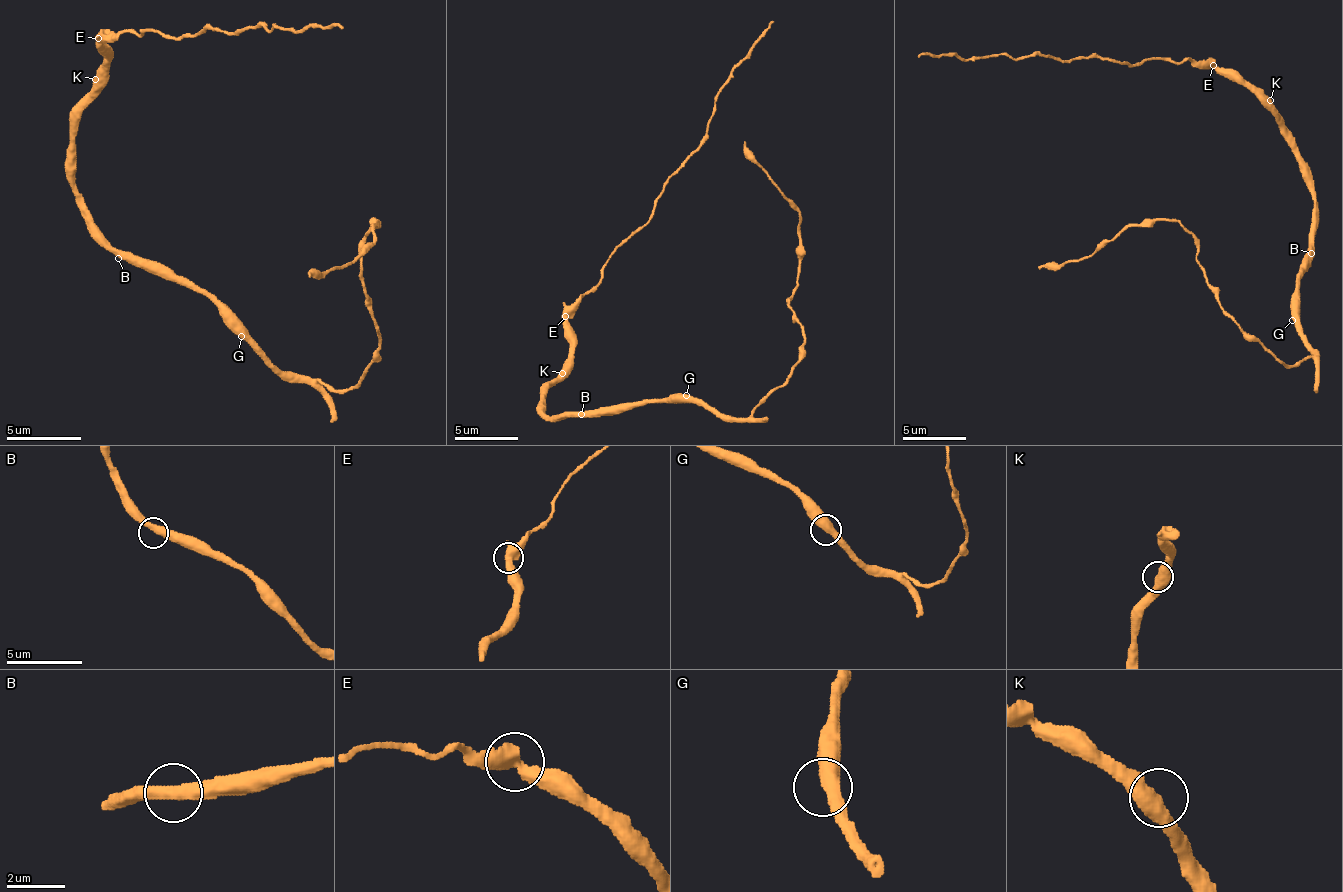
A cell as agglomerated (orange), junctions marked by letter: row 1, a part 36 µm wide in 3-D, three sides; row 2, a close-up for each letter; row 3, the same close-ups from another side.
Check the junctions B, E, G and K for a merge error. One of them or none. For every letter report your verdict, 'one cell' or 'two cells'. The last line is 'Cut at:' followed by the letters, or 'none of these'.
B: one cell
E: two cells
G: one cell
K: one cell
Cut at: E

